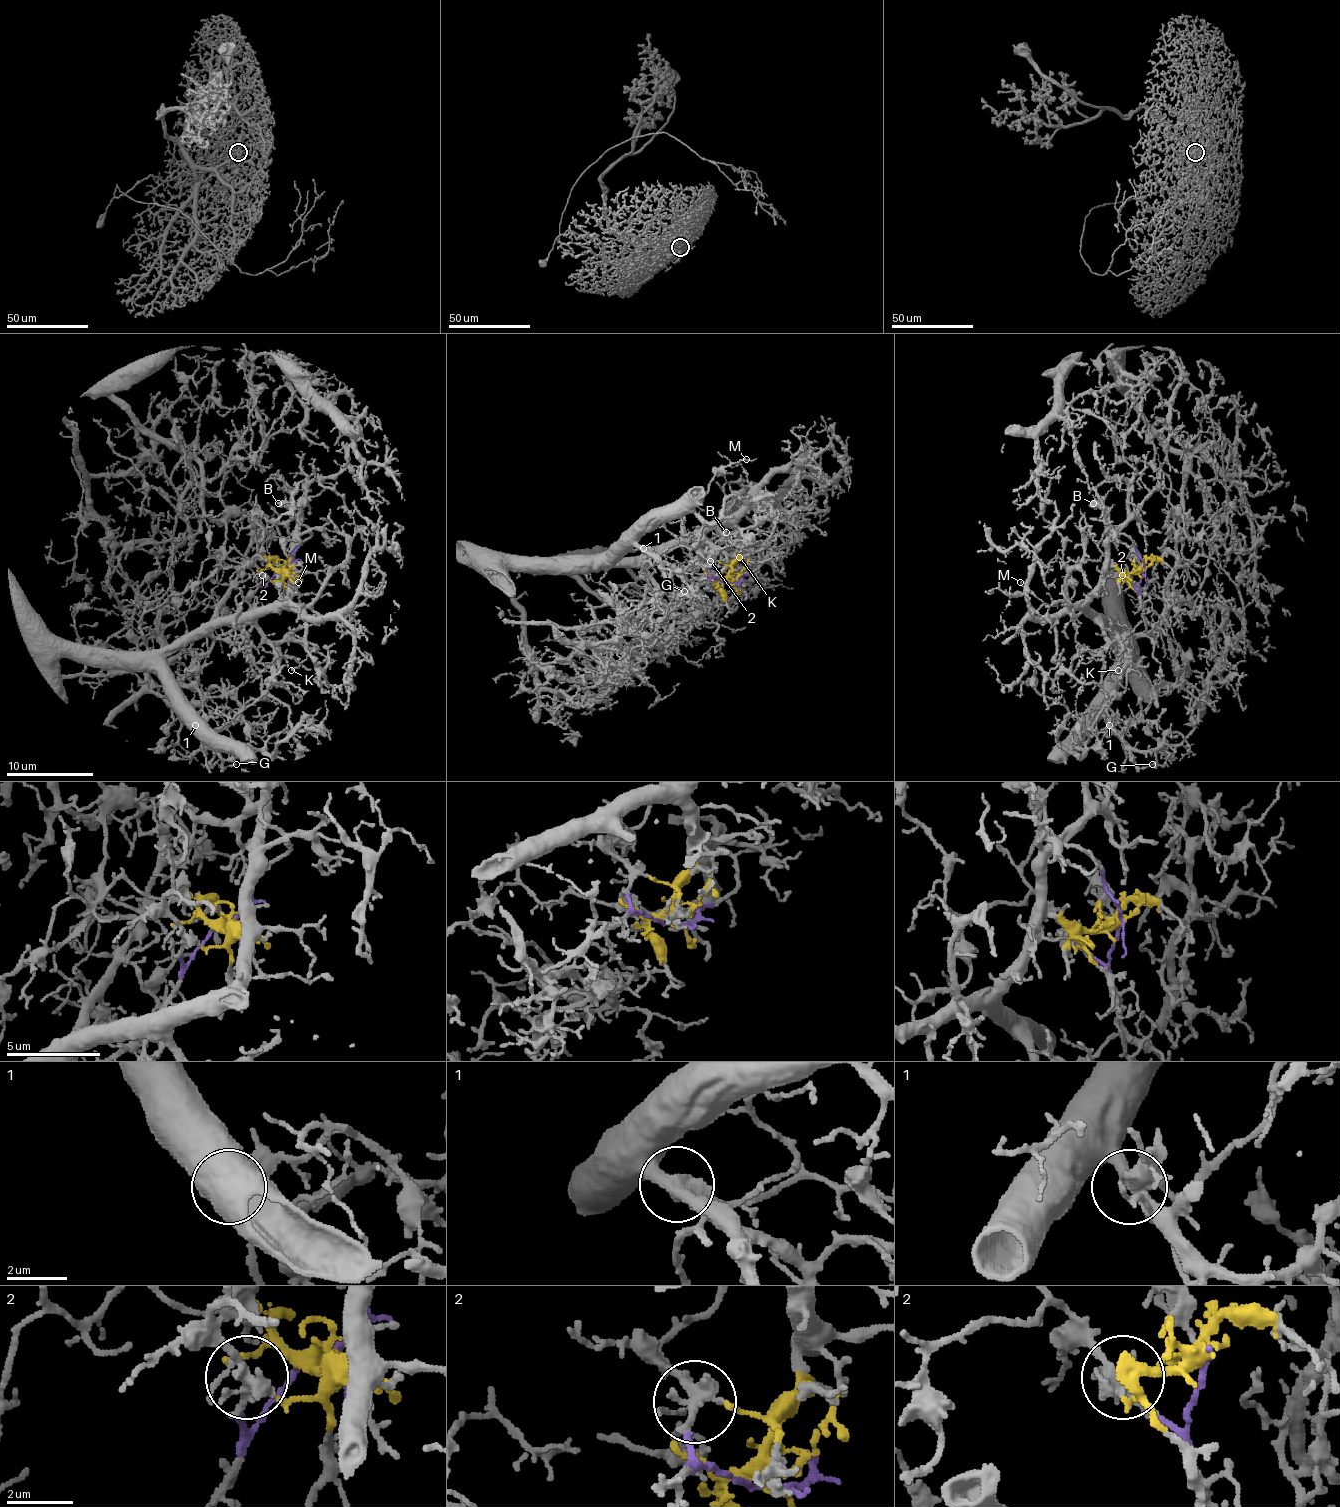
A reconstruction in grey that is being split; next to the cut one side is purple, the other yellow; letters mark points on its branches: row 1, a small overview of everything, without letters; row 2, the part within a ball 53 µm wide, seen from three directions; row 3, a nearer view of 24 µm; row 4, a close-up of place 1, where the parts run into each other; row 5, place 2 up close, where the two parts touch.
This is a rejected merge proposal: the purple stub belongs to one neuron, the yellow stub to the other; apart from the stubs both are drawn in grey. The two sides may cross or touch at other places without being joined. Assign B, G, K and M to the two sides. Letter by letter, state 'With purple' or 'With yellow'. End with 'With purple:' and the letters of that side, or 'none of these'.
B: With purple
G: With yellow
K: With yellow
M: With purple
With purple: B, M

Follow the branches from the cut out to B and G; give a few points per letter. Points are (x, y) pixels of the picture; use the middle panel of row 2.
B: (728, 583), (736, 583), (747, 576), (758, 565), (758, 554), (747, 548), (747, 539), (743, 535), (726, 533)
G: (728, 583), (736, 548), (732, 526), (710, 526), (615, 561), (630, 546), (641, 546), (684, 591)

